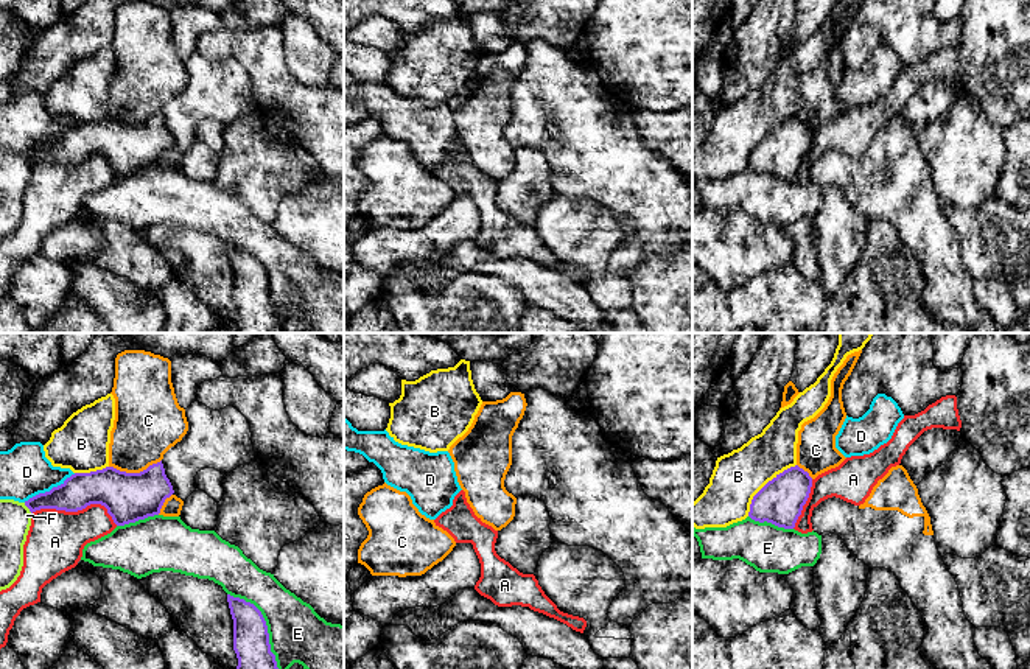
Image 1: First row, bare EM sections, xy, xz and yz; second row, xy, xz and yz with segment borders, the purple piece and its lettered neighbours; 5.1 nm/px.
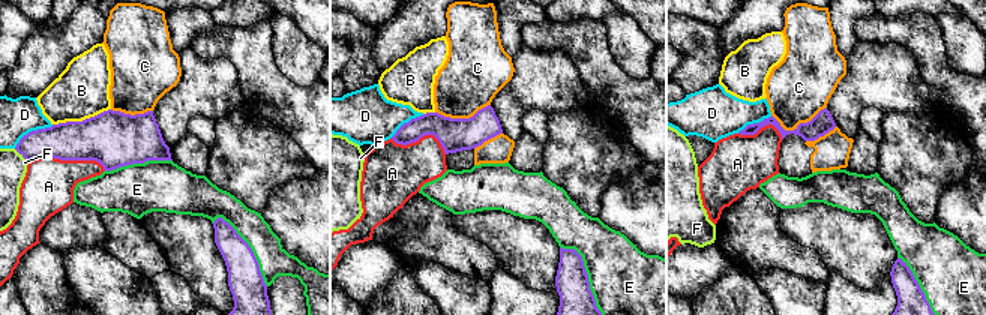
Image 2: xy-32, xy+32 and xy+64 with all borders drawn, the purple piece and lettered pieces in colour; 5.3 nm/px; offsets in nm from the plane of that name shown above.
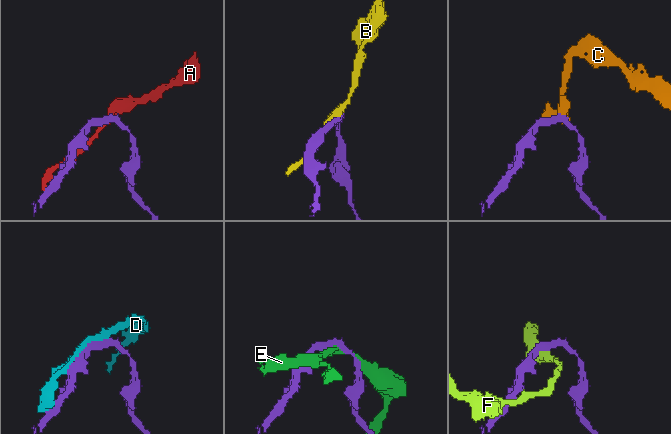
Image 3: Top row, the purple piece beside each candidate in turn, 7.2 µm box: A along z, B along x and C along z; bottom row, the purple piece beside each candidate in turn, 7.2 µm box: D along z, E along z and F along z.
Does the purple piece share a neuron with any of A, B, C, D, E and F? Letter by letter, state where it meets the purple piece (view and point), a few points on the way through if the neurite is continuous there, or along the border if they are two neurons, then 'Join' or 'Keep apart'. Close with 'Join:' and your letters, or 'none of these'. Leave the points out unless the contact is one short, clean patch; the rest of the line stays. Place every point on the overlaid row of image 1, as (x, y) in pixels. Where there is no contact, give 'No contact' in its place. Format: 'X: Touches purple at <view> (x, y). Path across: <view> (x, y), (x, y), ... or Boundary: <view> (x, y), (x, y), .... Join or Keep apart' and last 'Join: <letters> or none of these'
A: Touches purple at xy (77, 511). Keep apart
B: Touches purple at yz (764, 486). Keep apart
C: Touches purple at xy (134, 473). Boundary: xy (161, 459), (139, 472), (120, 472), (109, 467). Keep apart
D: Touches purple at xy (50, 490). Keep apart
E: Touches purple at xy (265, 624). Keep apart
F: Touches purple at xy (27, 506). Keep apart
Join: none of these

